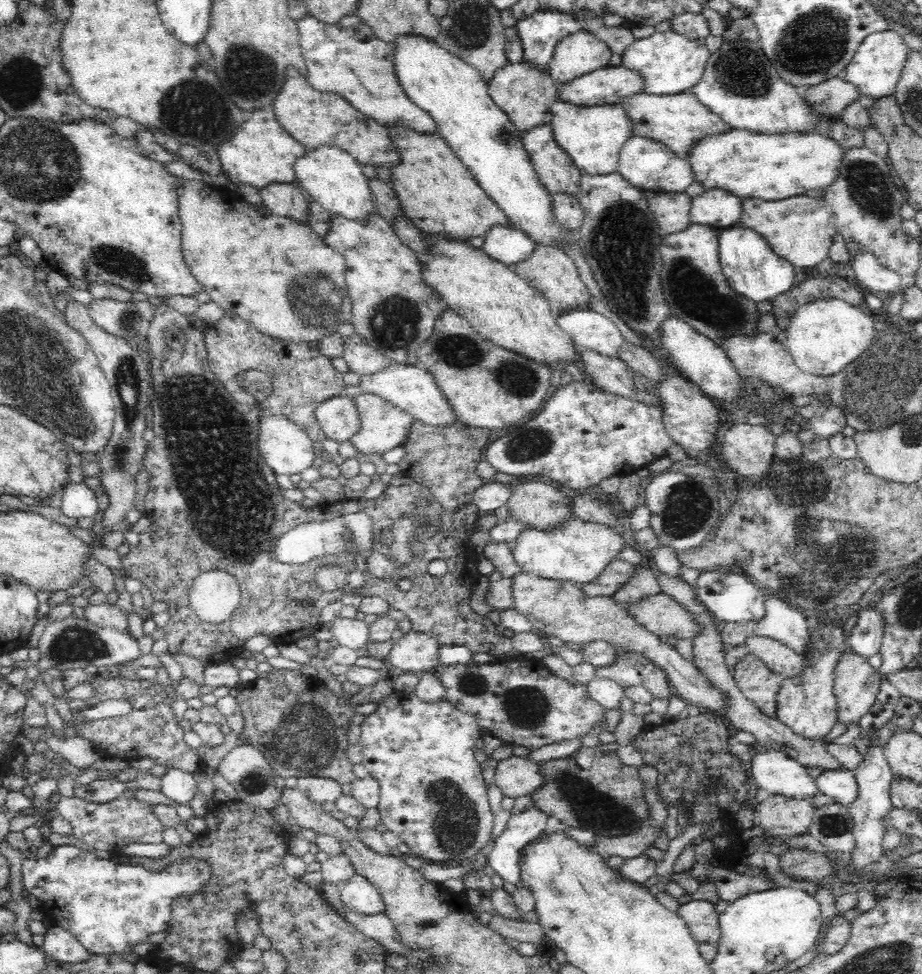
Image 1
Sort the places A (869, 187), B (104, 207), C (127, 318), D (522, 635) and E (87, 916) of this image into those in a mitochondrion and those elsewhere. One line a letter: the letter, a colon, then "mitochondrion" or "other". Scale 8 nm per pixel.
A: mitochondrion
B: other
C: mitochondrion
D: other
E: other

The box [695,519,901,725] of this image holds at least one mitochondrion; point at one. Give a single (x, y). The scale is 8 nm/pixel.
(825, 578)

